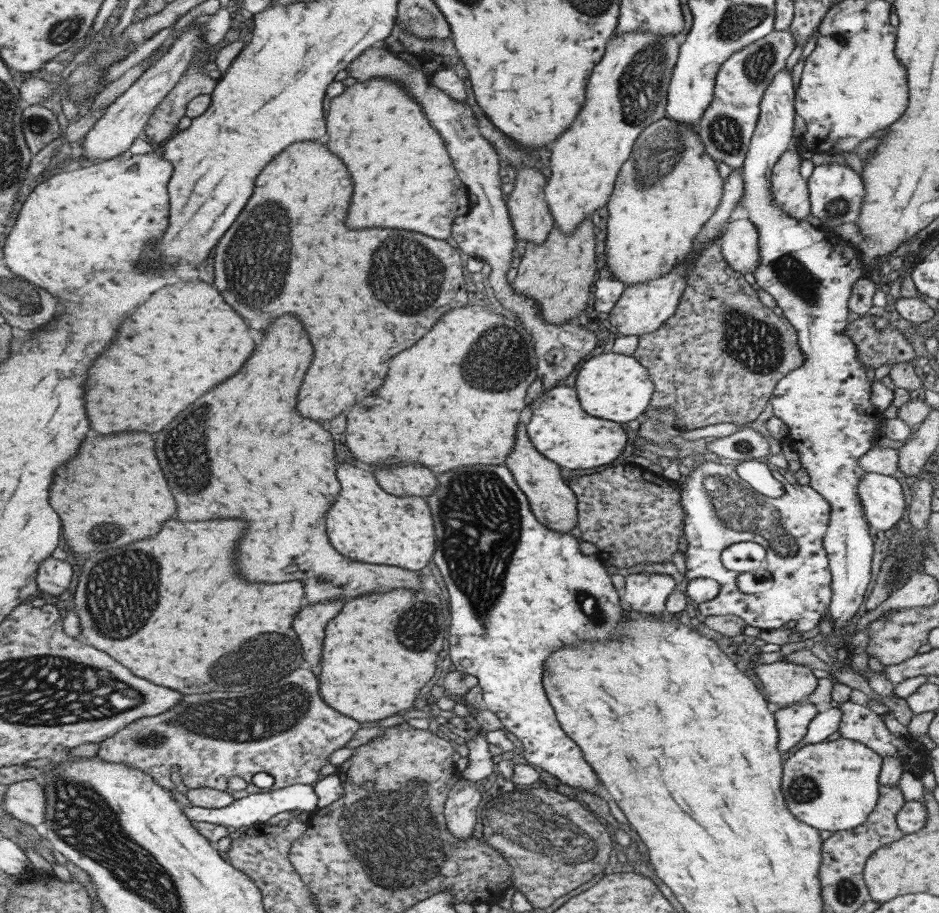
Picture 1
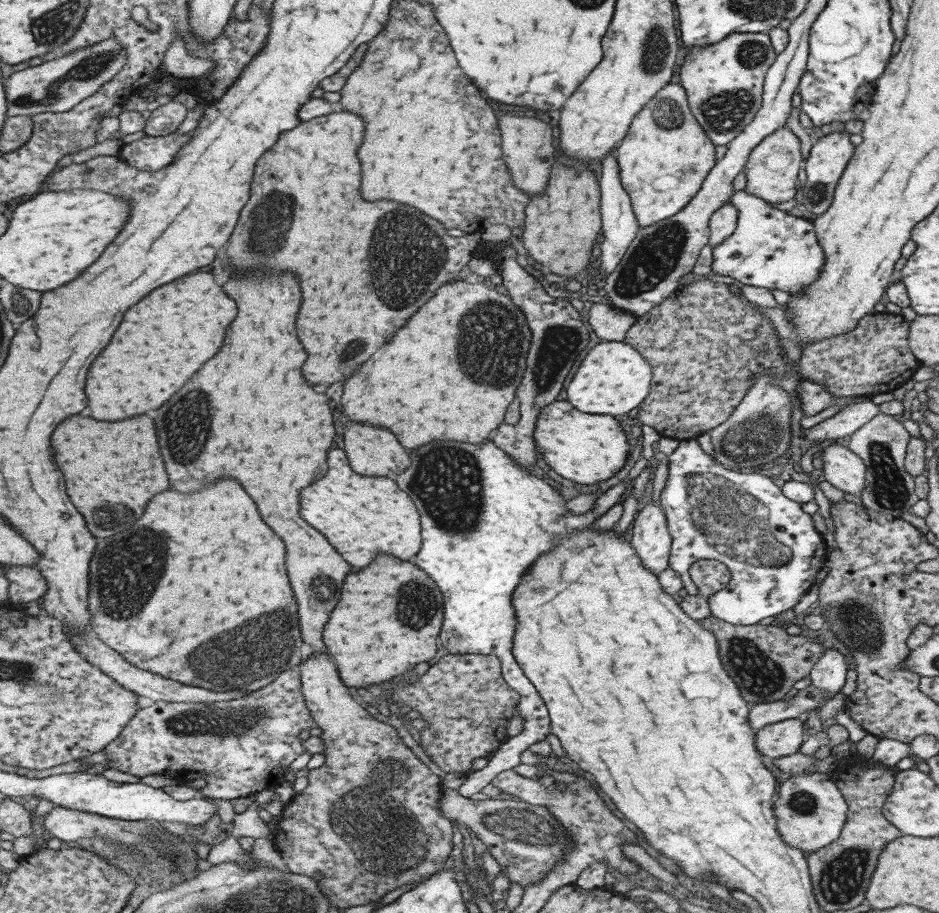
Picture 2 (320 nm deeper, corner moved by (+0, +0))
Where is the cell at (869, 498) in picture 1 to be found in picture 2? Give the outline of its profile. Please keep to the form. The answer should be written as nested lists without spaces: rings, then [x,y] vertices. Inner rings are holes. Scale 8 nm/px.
[[[830,443],[817,461],[823,478],[843,493],[858,495],[864,483],[863,461],[847,445]]]

